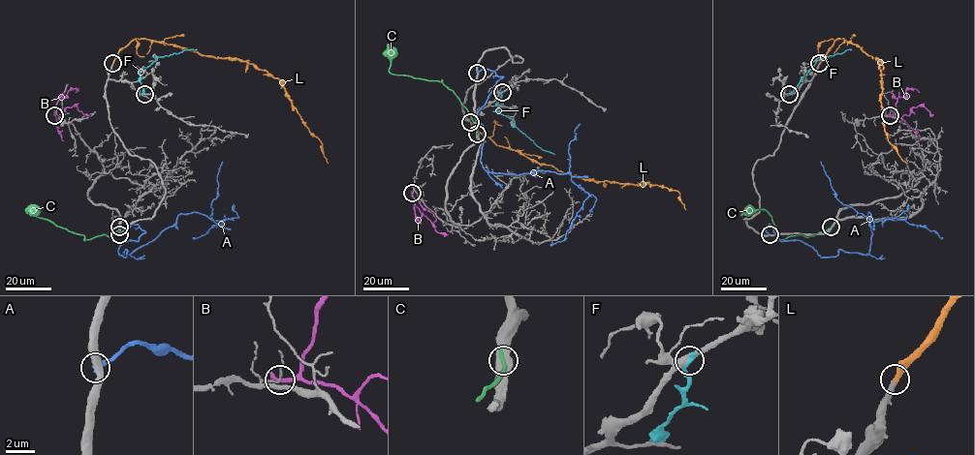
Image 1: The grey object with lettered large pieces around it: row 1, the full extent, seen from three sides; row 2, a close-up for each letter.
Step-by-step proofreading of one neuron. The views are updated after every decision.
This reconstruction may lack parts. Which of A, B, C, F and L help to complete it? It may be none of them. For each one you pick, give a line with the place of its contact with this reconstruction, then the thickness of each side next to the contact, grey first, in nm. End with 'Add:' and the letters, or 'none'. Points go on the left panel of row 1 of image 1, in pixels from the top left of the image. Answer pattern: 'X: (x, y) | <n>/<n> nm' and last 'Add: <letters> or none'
C: (119, 227) | 600/320 nm
L: (112, 63) | 340/400 nm
Add: C, L

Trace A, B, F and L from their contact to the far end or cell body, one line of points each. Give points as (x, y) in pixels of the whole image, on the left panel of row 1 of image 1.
A: (119, 234), (137, 224), (145, 232), (119, 246), (126, 257), (180, 214), (232, 219), (192, 238)
B: (54, 115), (63, 115), (67, 107), (73, 106), (90, 115)
F: (143, 94), (140, 73), (144, 68), (158, 57), (197, 49)
L: (112, 63), (121, 49), (141, 39), (254, 64), (279, 79), (302, 123), (323, 144), (328, 164)

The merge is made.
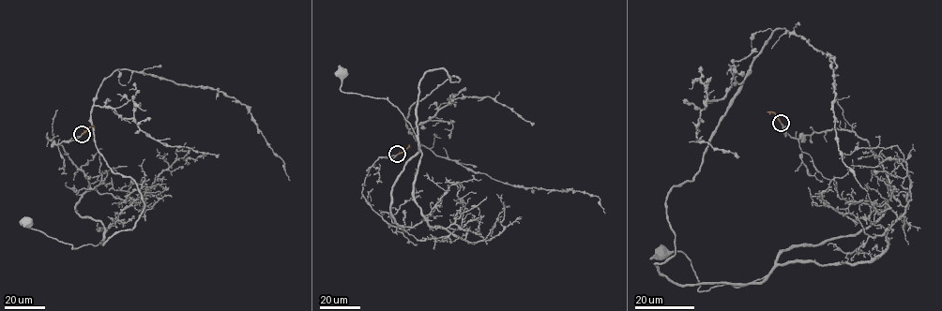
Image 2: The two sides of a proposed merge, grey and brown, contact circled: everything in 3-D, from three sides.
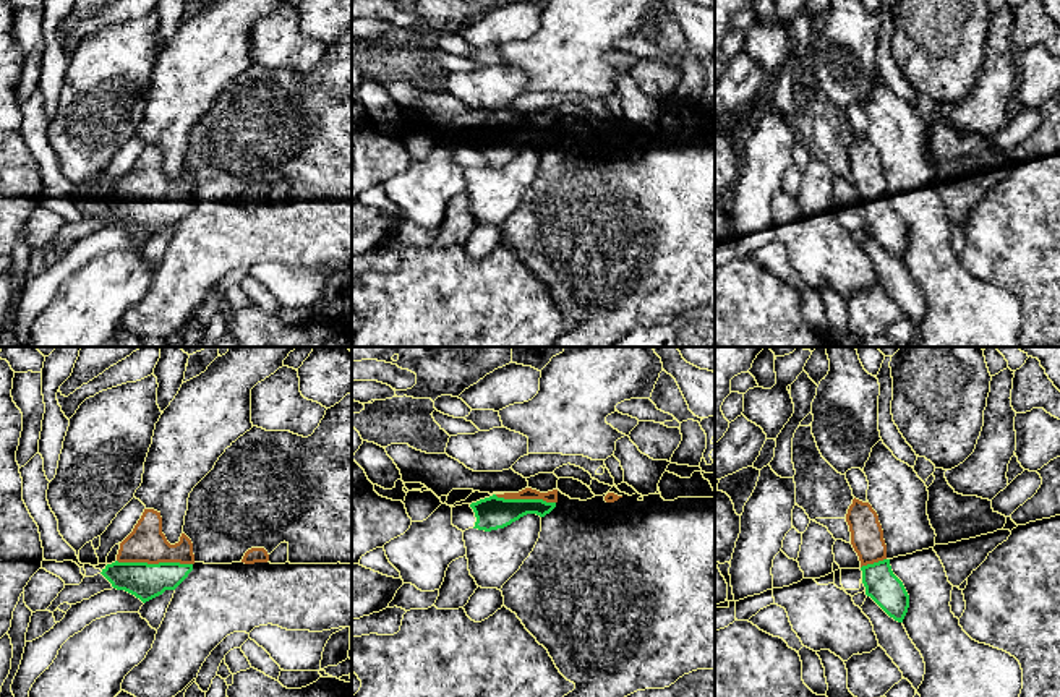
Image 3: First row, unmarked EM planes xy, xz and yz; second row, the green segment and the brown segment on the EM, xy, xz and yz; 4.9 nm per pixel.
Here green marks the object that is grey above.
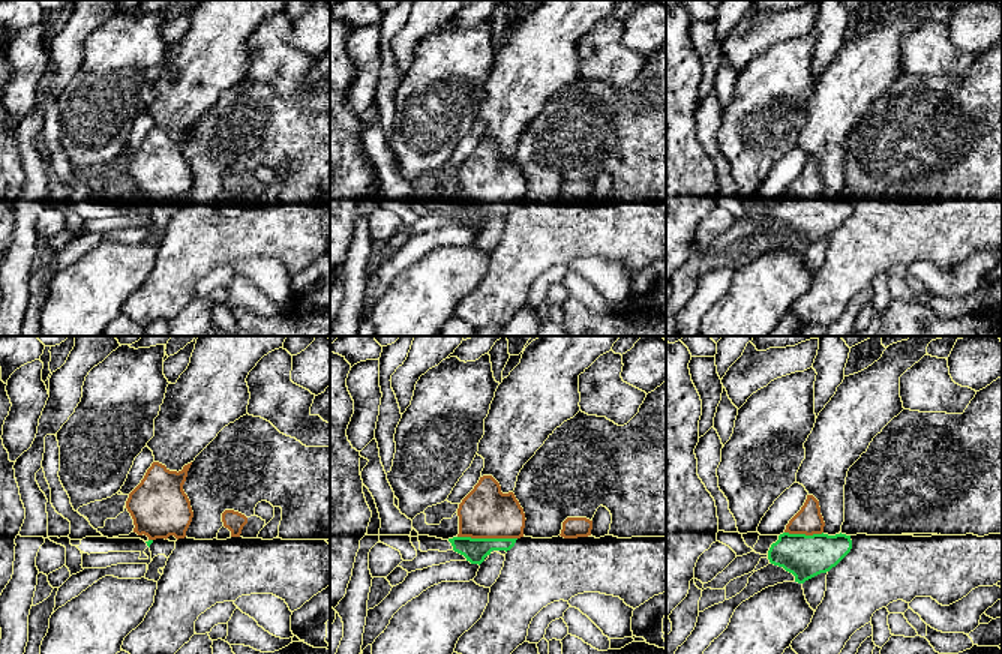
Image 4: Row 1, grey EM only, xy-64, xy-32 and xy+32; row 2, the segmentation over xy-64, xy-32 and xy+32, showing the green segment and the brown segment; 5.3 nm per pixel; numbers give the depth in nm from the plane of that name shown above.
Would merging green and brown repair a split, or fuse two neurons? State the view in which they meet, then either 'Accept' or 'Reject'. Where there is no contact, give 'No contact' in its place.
Touches green in xy. Accept

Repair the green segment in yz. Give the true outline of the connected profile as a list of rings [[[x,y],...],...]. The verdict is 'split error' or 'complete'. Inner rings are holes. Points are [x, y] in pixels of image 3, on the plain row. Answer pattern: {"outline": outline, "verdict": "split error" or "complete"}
{"outline": [[[854,135],[846,159],[851,169],[851,182],[861,198],[866,232],[890,254],[903,259],[909,245],[909,232],[891,207],[877,149],[869,139]]], "verdict": "split error"}

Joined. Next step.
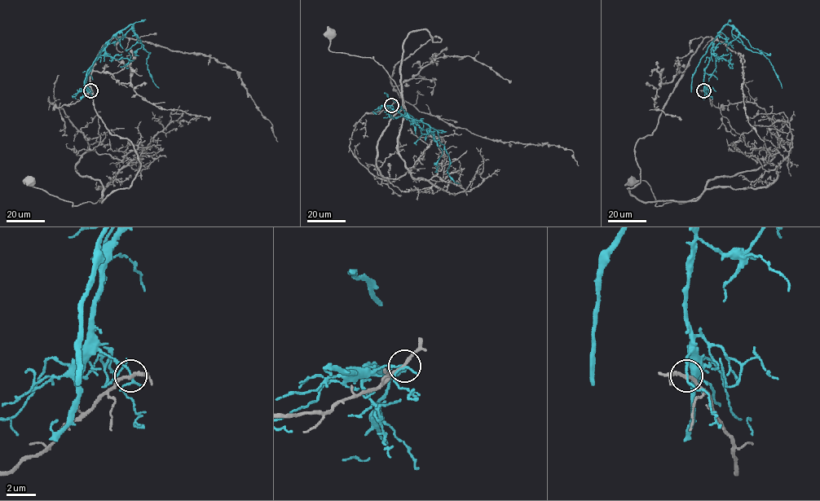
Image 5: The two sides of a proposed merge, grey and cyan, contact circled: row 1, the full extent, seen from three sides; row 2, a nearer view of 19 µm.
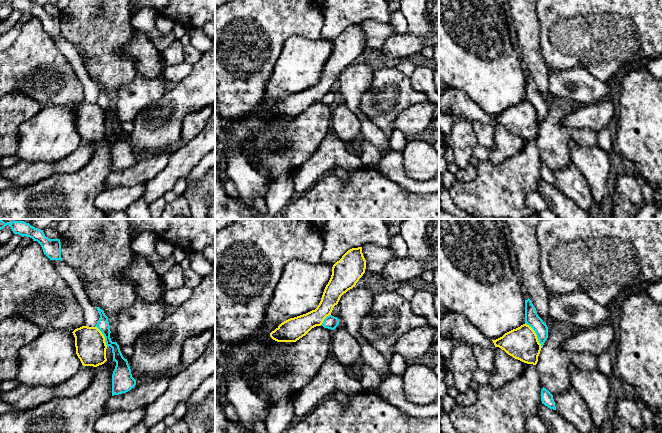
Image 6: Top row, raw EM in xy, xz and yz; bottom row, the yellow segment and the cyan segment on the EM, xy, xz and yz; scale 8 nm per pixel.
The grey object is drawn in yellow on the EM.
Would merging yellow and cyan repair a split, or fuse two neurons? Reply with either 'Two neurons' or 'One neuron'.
Two neurons

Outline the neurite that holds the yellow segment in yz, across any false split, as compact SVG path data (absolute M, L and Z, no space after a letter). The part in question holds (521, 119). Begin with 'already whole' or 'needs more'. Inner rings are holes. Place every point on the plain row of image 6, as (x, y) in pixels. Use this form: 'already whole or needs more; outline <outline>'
already whole; outline M526 99L492 117L495 123L501 124L515 135L533 141L538 138L542 122L535 107Z

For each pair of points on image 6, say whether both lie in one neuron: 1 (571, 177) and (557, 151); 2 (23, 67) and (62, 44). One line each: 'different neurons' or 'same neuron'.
1: different neurons
2: different neurons

